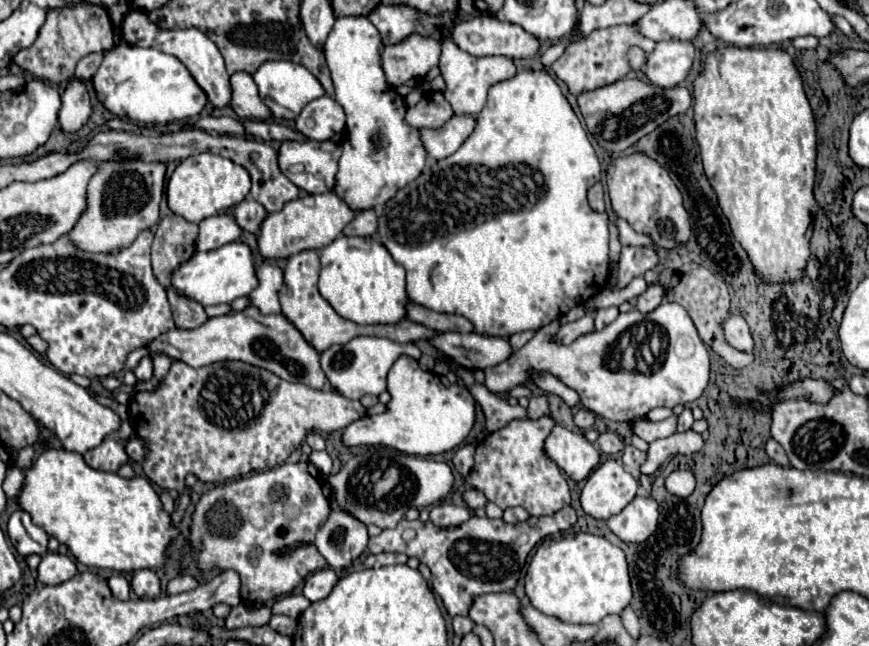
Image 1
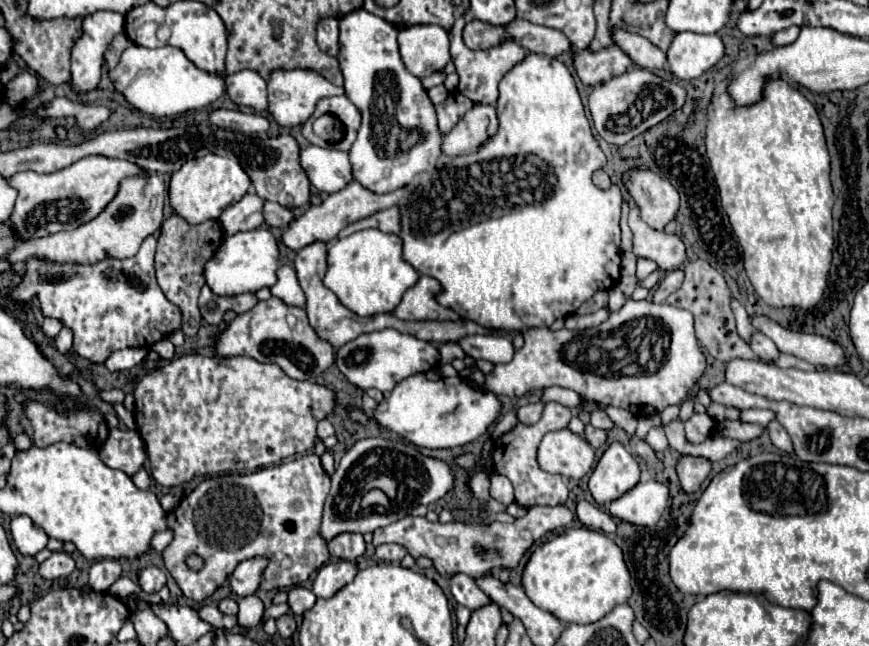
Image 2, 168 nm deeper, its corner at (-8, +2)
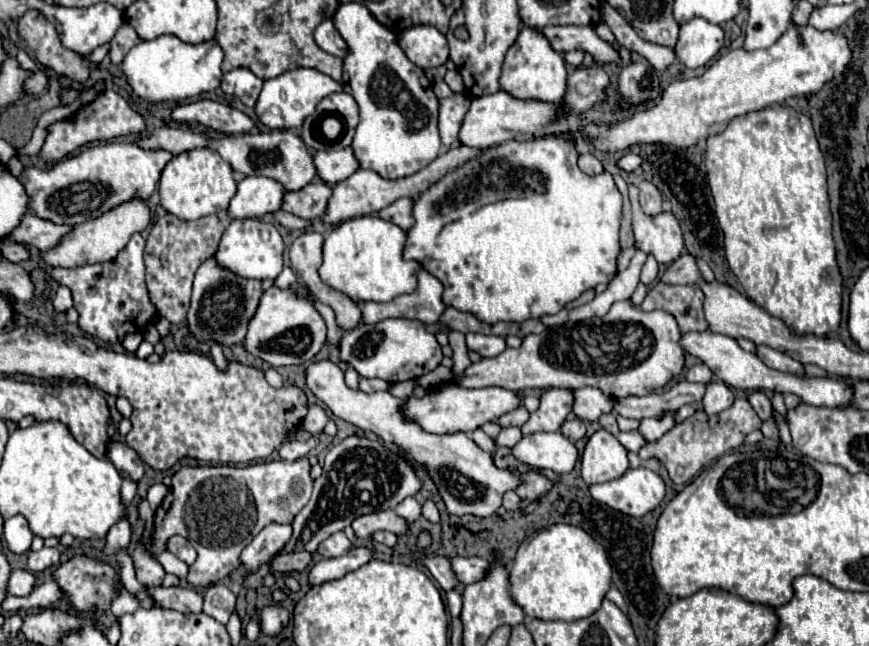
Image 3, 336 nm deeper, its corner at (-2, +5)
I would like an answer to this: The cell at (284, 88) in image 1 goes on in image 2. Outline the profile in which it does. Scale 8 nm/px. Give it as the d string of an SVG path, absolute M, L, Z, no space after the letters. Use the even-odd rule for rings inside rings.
M276 69L268 79L268 103L270 103L268 111L282 127L294 127L302 125L308 119L308 115L312 115L318 99L342 93L344 93L342 87L336 87L334 83L330 83L312 69Z

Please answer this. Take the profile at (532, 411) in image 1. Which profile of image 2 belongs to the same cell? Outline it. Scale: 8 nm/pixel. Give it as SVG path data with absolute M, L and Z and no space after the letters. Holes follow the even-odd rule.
M542 401L528 403L528 405L518 409L518 421L522 421L522 423L536 423L542 417L542 411L544 411L544 403Z

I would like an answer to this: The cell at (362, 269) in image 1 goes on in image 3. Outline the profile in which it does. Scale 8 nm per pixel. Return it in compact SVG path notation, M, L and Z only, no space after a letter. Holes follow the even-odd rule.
M360 216L338 224L324 238L324 262L320 266L322 280L340 292L346 292L354 302L390 302L400 294L414 292L420 264L404 260L406 232L394 222L380 216Z

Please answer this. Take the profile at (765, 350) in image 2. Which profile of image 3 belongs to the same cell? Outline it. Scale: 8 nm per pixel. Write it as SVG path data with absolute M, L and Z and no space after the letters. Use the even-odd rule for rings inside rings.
M758 346L756 356L758 356L768 368L774 368L774 370L780 370L780 372L786 372L786 374L794 374L794 376L806 376L806 374L804 374L804 366L802 366L800 362L796 362L794 358L786 356L784 352L778 352L778 350L766 348L766 346Z

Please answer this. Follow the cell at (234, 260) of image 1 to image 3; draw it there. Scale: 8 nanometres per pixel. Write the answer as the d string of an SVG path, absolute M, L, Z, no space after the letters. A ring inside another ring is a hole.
M244 218L244 220L234 220L226 228L216 252L216 260L218 264L222 264L222 268L230 268L238 276L266 280L266 278L276 278L282 272L282 252L284 252L284 242L274 224L260 222L254 218Z

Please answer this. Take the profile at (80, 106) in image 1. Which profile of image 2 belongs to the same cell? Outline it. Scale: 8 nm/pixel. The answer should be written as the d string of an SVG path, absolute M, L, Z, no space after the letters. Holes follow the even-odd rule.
M98 11L84 17L84 35L72 49L72 91L88 93L98 87L102 55L108 43L124 31L124 17L114 11Z

